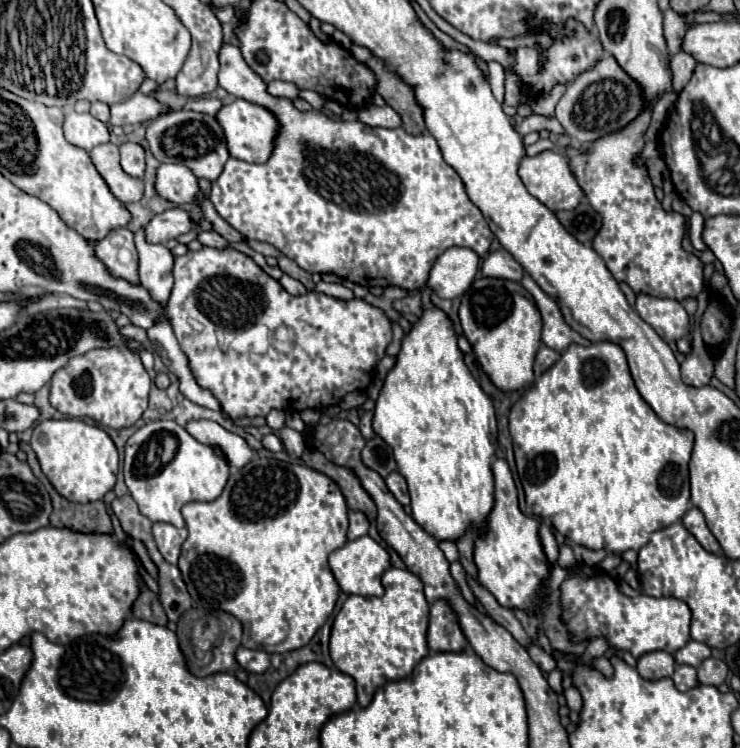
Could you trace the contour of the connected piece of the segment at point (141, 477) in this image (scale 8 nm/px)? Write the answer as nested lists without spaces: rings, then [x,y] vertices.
[[[153,420],[141,426],[125,446],[125,484],[141,514],[151,522],[169,522],[183,528],[181,508],[193,500],[215,500],[229,478],[227,462],[211,446],[195,442],[183,426],[173,420]]]

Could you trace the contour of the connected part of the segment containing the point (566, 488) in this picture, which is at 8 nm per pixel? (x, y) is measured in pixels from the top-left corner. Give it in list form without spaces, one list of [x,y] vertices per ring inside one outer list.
[[[615,342],[591,346],[571,344],[523,398],[511,406],[509,432],[515,450],[517,474],[525,490],[527,506],[537,516],[551,518],[567,540],[599,550],[641,550],[651,532],[671,526],[689,510],[689,458],[693,432],[665,424],[639,396],[629,374],[625,352]]]

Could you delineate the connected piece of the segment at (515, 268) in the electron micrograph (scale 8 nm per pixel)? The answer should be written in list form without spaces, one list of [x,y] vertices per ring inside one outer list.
[[[507,250],[491,252],[481,264],[481,272],[483,272],[483,276],[505,278],[505,280],[513,280],[513,282],[519,282],[525,274],[523,266]]]

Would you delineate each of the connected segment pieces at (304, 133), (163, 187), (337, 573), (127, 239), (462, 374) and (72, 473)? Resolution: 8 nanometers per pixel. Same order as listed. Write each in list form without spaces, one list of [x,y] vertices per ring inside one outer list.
[[[223,44],[219,48],[219,86],[225,88],[231,96],[235,98],[245,98],[249,102],[255,102],[255,104],[261,104],[265,108],[269,108],[279,124],[281,124],[281,130],[279,130],[279,136],[275,140],[275,150],[273,150],[273,156],[269,158],[267,164],[249,164],[249,162],[243,162],[243,160],[237,160],[237,158],[229,158],[221,176],[213,182],[213,190],[211,190],[211,196],[209,200],[213,202],[217,214],[227,222],[231,224],[235,230],[239,230],[243,236],[247,238],[257,238],[261,242],[269,242],[273,244],[277,250],[281,250],[285,256],[289,256],[291,260],[295,260],[303,270],[307,272],[317,272],[317,274],[325,274],[325,272],[331,272],[335,276],[341,276],[345,280],[351,280],[355,284],[361,284],[361,286],[399,286],[399,288],[405,288],[405,290],[419,290],[425,286],[427,282],[427,276],[429,276],[429,270],[435,262],[435,258],[439,254],[443,254],[447,248],[451,246],[465,246],[465,248],[471,248],[475,250],[481,258],[489,252],[489,246],[495,238],[495,234],[491,232],[491,228],[487,226],[483,214],[479,212],[479,208],[467,198],[467,192],[465,192],[465,186],[463,186],[463,180],[459,178],[459,174],[445,162],[443,158],[443,152],[439,150],[439,144],[435,142],[435,138],[431,138],[431,134],[423,134],[423,136],[411,136],[407,134],[403,128],[395,128],[395,130],[385,130],[385,128],[369,128],[361,122],[343,122],[343,120],[333,120],[329,116],[325,116],[323,112],[299,112],[291,100],[287,98],[273,98],[267,94],[267,86],[265,82],[245,64],[241,52],[237,46],[231,46],[231,44]]]
[[[161,164],[157,168],[157,192],[173,204],[189,204],[199,196],[199,180],[187,166]]]
[[[361,536],[353,542],[347,542],[343,548],[335,550],[329,556],[329,566],[333,576],[337,578],[341,590],[345,594],[359,594],[359,596],[383,596],[383,584],[381,576],[387,568],[391,568],[391,560],[387,550],[377,544],[371,536]]]
[[[127,228],[111,230],[101,242],[93,242],[97,258],[119,278],[133,284],[139,282],[137,274],[137,250],[133,244],[133,232]]]
[[[427,296],[421,298],[421,306],[423,306],[423,312],[421,312],[419,320],[411,326],[411,330],[405,332],[405,336],[401,340],[399,354],[395,358],[397,362],[389,370],[389,374],[387,374],[387,378],[383,382],[383,388],[379,392],[379,398],[375,402],[375,410],[373,410],[373,430],[375,430],[377,436],[381,436],[391,446],[393,456],[395,456],[395,462],[397,462],[397,470],[407,480],[409,496],[411,496],[411,512],[413,512],[411,516],[431,536],[435,536],[437,540],[455,540],[455,538],[459,538],[469,528],[471,522],[477,524],[477,526],[483,526],[485,516],[493,508],[493,474],[491,474],[491,460],[493,460],[493,454],[495,454],[495,448],[497,448],[497,420],[495,420],[495,410],[493,410],[491,400],[485,396],[485,392],[481,390],[481,386],[477,384],[477,380],[471,376],[469,368],[465,366],[463,352],[457,346],[457,334],[455,334],[455,328],[453,328],[453,320],[441,308],[437,308]]]
[[[77,418],[65,420],[41,420],[33,428],[31,448],[35,450],[39,464],[55,486],[55,490],[71,502],[97,502],[113,490],[119,470],[119,450],[111,436],[97,424],[87,424]]]

